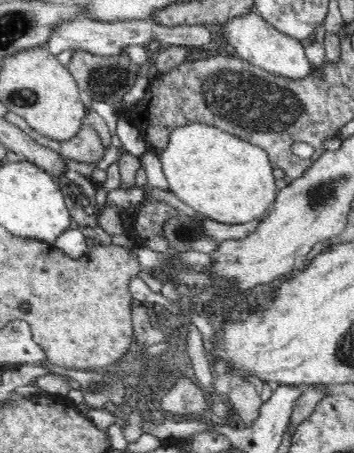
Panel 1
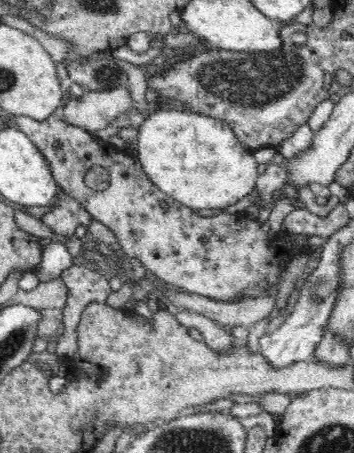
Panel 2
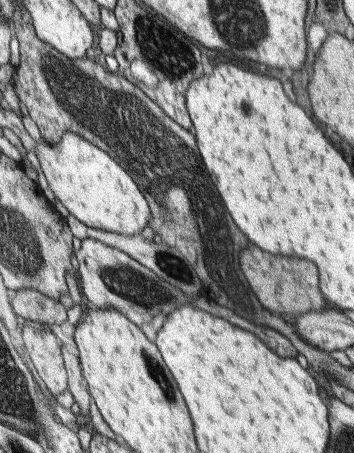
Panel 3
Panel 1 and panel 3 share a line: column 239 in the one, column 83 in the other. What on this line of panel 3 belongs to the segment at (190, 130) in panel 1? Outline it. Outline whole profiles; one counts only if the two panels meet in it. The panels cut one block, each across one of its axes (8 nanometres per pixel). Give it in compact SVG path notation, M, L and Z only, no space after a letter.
M65 132L59 142L35 142L35 148L29 152L31 162L37 166L37 172L45 176L49 190L53 196L65 206L65 210L75 216L81 224L95 228L95 230L111 230L117 234L139 234L143 226L151 226L149 204L133 178L115 162L111 160L109 152L103 152L93 142L85 140L75 132Z

